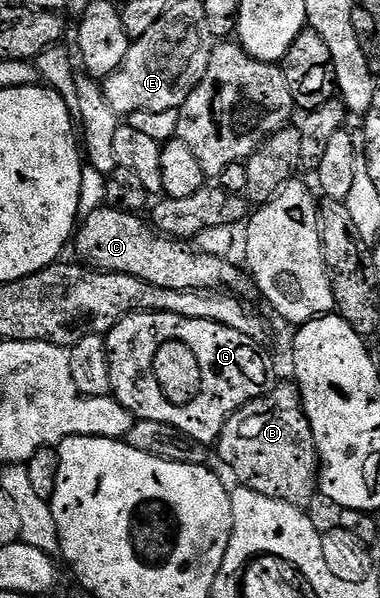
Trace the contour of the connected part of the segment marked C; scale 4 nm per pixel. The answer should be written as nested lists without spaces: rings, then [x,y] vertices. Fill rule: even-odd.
[[[110,206],[97,209],[78,225],[73,237],[74,248],[80,256],[76,257],[92,270],[132,275],[165,290],[189,292],[223,289],[242,294],[247,284],[249,288],[248,277],[242,271],[239,273],[230,264],[230,259],[209,256],[186,243],[160,234],[146,219]]]

